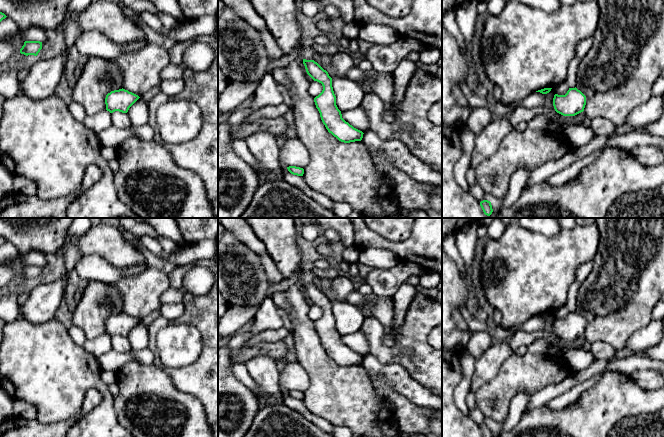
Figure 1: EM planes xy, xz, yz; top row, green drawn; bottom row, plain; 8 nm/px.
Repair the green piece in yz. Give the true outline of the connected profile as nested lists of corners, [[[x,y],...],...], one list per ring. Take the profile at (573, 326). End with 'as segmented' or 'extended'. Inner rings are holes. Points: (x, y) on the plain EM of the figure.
[[[569,312],[565,319],[555,318],[553,330],[557,337],[563,340],[575,340],[584,335],[586,320],[575,312]]]; as segmented

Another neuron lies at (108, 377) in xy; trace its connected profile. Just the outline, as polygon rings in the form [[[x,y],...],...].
[[[102,371],[101,379],[105,384],[107,384],[109,386],[110,384],[113,384],[116,382],[116,372]]]

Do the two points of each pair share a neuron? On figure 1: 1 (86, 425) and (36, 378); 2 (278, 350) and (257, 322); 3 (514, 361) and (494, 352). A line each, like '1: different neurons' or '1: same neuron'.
1: same neuron
2: different neurons
3: different neurons

